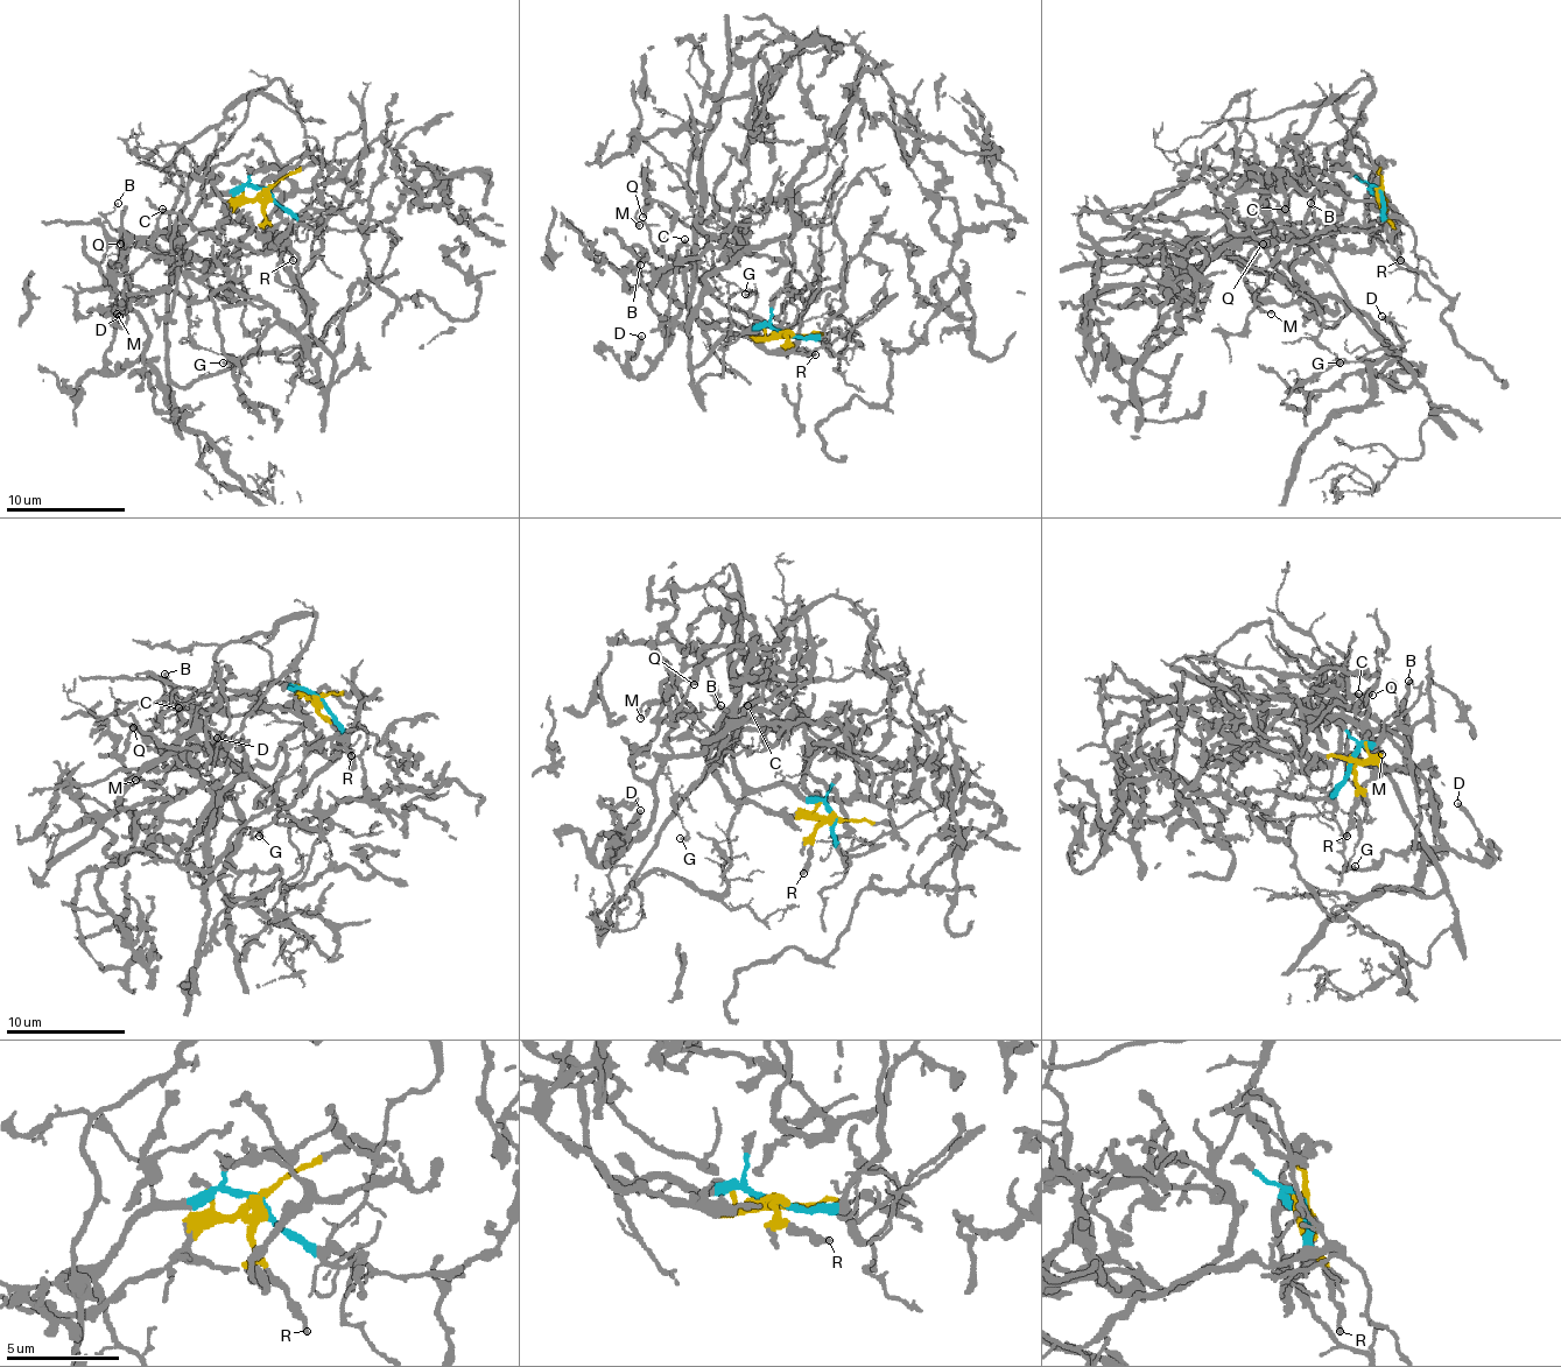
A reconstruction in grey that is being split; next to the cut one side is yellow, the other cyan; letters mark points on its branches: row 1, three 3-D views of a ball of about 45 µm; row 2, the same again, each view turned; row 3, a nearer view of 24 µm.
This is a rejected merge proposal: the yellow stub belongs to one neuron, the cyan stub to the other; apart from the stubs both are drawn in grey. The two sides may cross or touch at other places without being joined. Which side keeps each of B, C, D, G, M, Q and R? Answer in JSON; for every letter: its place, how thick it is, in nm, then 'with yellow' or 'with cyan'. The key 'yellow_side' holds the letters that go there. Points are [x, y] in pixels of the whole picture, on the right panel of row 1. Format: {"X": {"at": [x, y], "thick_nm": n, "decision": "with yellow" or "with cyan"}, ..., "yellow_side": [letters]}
{"B": {"at": [1310, 203], "thick_nm": 100, "decision": "with cyan"}, "C": {"at": [1285, 209], "thick_nm": 170, "decision": "with yellow"}, "D": {"at": [1382, 316], "thick_nm": 280, "decision": "with yellow"}, "G": {"at": [1340, 363], "thick_nm": 170, "decision": "with cyan"}, "M": {"at": [1271, 314], "thick_nm": 190, "decision": "with yellow"}, "Q": {"at": [1263, 244], "thick_nm": 220, "decision": "with yellow"}, "R": {"at": [1400, 260], "thick_nm": 240, "decision": "with yellow"}, "yellow_side": ["C", "D", "M", "Q", "R"]}

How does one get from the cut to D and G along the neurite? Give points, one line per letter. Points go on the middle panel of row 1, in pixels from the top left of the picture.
D: (788, 333), (708, 328), (666, 291), (693, 247), (651, 298), (669, 343), (633, 373), (627, 354), (642, 337)
G: (788, 333), (693, 312), (693, 223), (711, 247), (711, 277), (717, 270), (747, 289), (744, 295)

